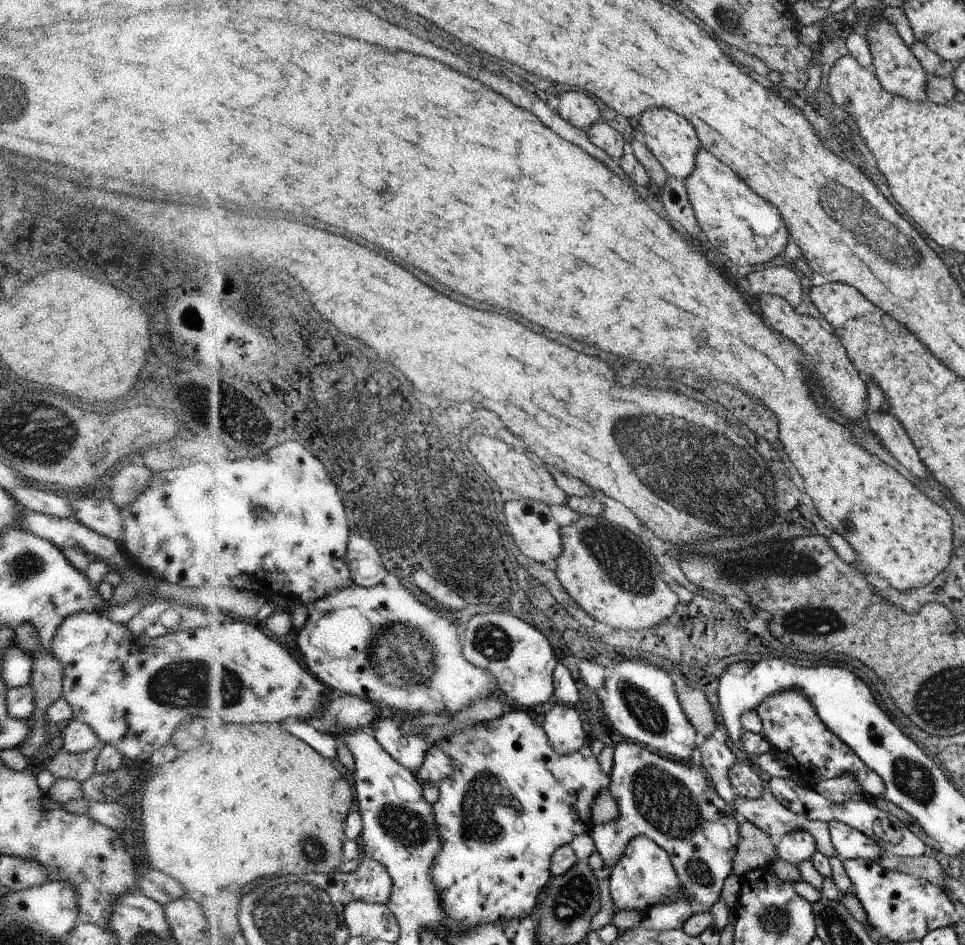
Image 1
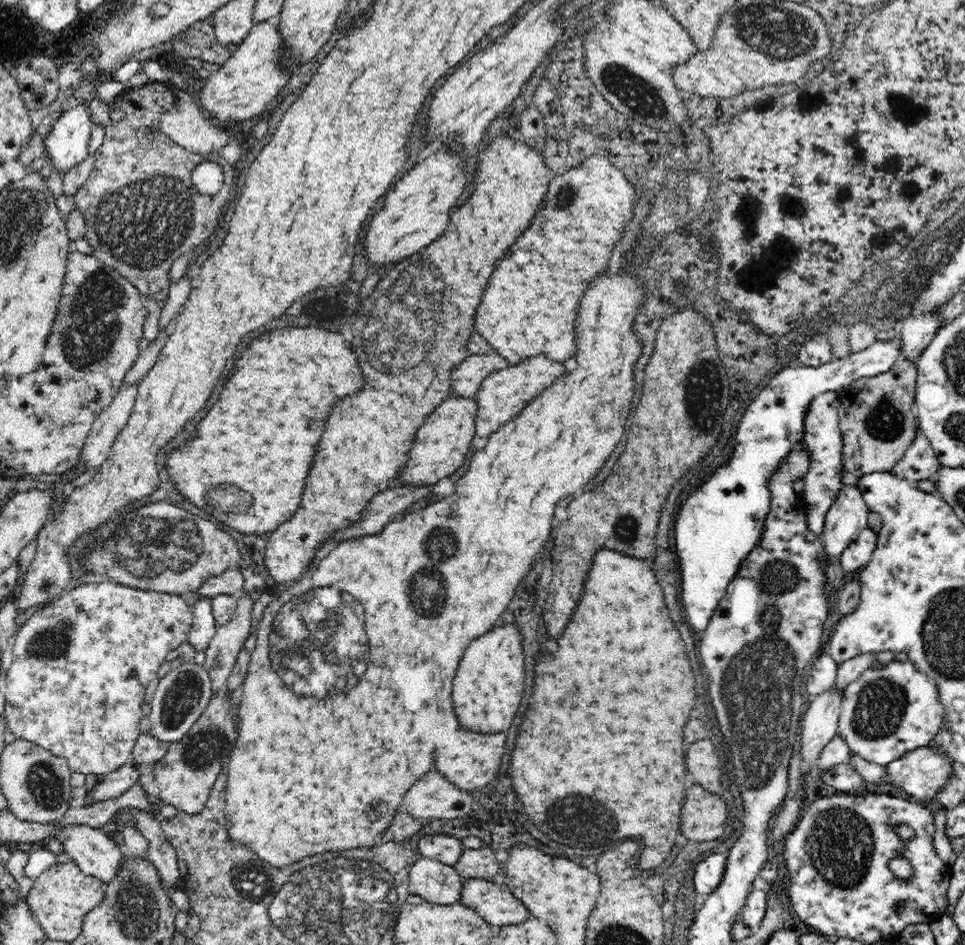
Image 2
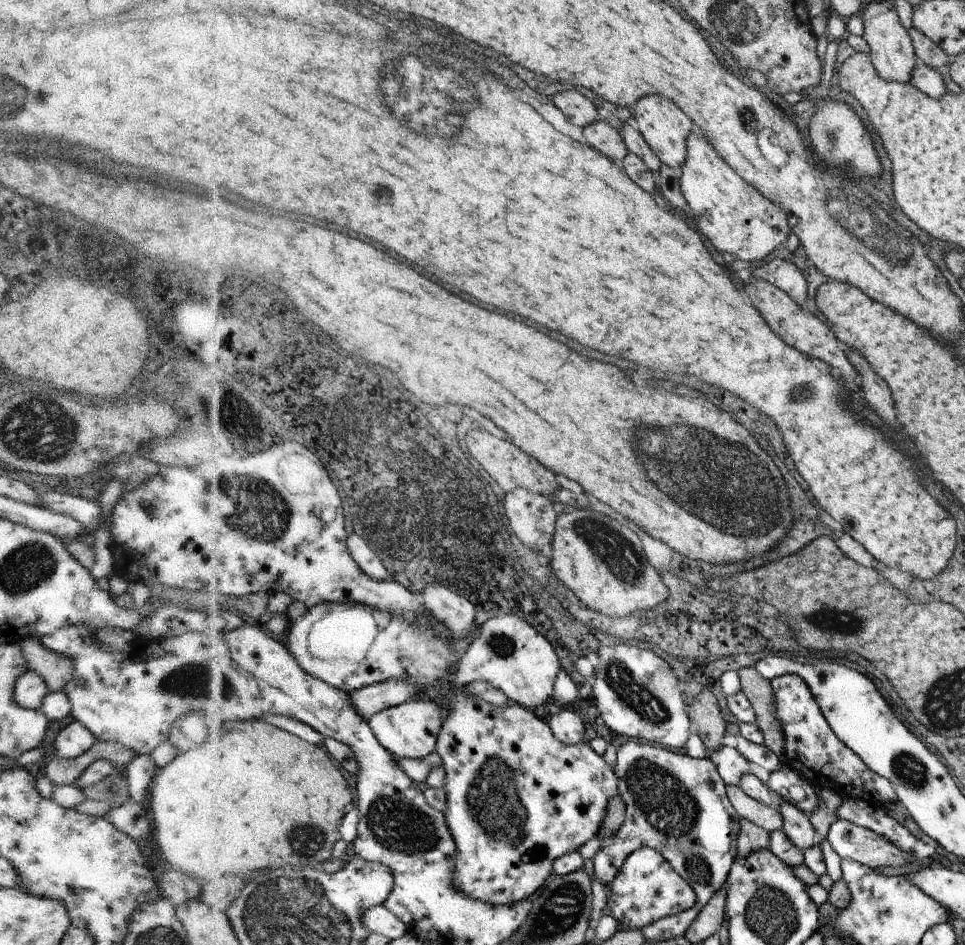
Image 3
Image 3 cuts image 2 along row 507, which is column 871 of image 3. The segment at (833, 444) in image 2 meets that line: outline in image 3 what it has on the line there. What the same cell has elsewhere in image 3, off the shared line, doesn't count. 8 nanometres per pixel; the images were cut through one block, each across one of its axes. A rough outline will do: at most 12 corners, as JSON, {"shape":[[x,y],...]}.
{"shape":[[846,798],[840,820],[874,830],[904,852],[917,838],[865,798]]}

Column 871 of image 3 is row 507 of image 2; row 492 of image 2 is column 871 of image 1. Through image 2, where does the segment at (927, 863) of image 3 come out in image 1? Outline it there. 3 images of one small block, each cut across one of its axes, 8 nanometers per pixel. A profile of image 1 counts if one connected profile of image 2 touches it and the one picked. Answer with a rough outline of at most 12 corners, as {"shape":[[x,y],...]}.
{"shape":[[830,821],[842,861],[879,862],[885,852],[875,840],[847,824]]}

